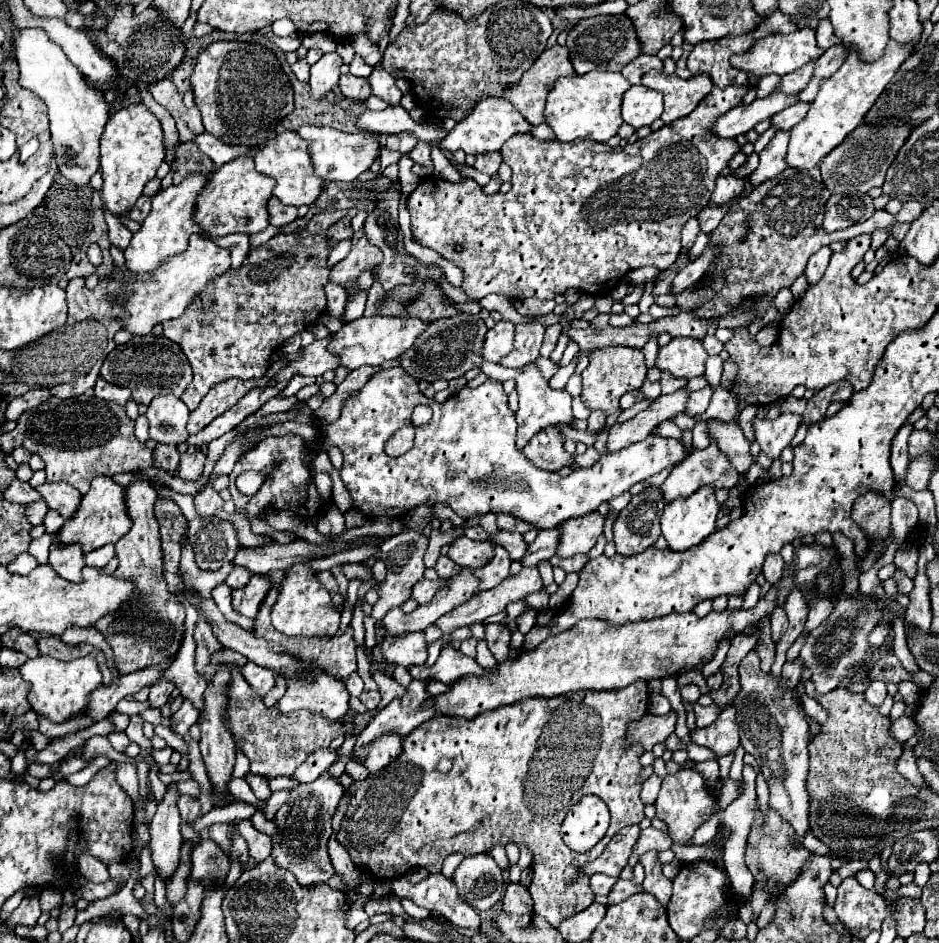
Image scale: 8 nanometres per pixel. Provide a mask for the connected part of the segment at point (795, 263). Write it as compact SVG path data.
M788 167L778 177L758 185L748 197L738 199L730 207L730 211L724 215L720 225L708 235L708 245L714 247L714 261L712 261L710 269L706 271L706 277L700 279L700 283L712 283L716 277L724 277L724 287L708 303L694 309L692 311L694 317L722 317L722 313L730 313L730 305L734 305L734 301L742 301L742 297L760 297L760 295L776 297L782 287L790 287L804 273L808 257L824 245L830 245L834 241L848 241L856 235L872 233L876 229L886 229L886 227L892 227L892 237L902 241L910 229L910 225L906 225L906 223L904 225L896 223L894 215L890 215L886 211L876 211L862 225L852 225L846 231L836 231L836 233L828 235L822 229L822 217L824 217L828 197L830 197L830 191L824 187L818 167L804 169L804 171Z

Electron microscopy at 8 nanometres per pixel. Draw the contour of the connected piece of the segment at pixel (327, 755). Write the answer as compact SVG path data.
M318 749L318 753L310 753L310 757L306 757L306 761L296 769L296 773L292 775L292 779L296 779L298 783L312 783L316 781L334 761L338 761L338 749Z

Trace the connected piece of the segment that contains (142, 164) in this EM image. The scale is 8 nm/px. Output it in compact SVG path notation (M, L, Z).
M142 103L118 109L106 123L100 137L102 161L102 201L112 215L126 215L136 199L142 195L144 185L154 179L160 163L164 161L164 143L160 121Z

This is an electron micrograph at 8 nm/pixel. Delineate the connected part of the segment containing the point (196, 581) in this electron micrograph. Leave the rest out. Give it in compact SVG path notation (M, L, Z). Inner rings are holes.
M186 543L184 547L182 547L182 559L180 559L180 571L182 571L182 577L184 577L184 583L186 583L186 587L188 589L192 589L192 591L196 591L200 597L204 597L204 599L210 599L212 595L212 589L216 587L216 585L220 585L226 577L228 577L228 573L232 571L232 563L226 563L226 565L222 565L222 569L218 569L218 571L202 571L202 569L198 569L196 567L196 563L194 563L194 553L192 553L192 549L190 549L190 543Z

